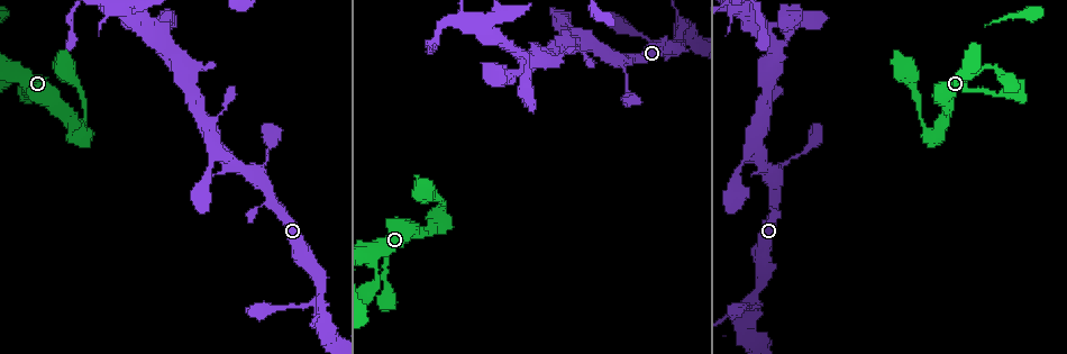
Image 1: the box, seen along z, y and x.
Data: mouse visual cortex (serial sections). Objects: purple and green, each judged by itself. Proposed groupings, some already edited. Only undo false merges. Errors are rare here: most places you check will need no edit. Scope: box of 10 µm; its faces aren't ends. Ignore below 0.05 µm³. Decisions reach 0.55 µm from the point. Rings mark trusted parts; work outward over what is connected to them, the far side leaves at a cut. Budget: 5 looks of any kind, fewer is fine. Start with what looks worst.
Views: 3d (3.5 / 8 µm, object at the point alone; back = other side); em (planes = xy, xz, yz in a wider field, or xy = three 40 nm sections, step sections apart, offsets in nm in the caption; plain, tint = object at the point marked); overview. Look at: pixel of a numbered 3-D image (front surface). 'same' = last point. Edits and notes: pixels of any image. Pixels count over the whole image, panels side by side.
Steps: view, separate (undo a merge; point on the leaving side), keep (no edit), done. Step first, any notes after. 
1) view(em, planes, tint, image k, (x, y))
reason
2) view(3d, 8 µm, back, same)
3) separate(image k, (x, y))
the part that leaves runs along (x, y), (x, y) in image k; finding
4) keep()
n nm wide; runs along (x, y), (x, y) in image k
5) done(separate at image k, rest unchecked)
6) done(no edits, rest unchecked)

view(3d, 3.5 µm, image 1, (920, 113))
sharp bend

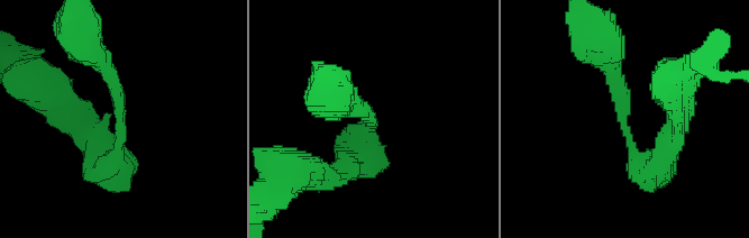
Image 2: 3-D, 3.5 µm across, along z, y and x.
view(em, xy, step 1, tint, image 2, (118, 118))
arms of 200, 350 nm; shape alone is not enough

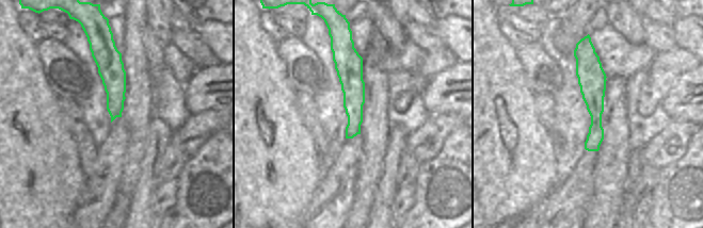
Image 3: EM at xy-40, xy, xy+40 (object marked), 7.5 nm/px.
keep()
runs along (586, 46), (595, 107), (595, 148) in image 3; continuous, no second cell

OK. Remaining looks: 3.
view(3d, 8 µm, image 1, (188, 88))
branch point

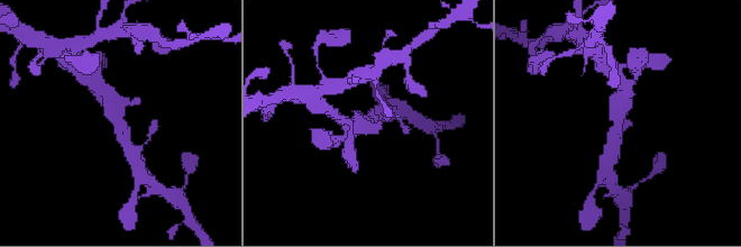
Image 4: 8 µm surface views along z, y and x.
view(3d, 3.5 µm, same)

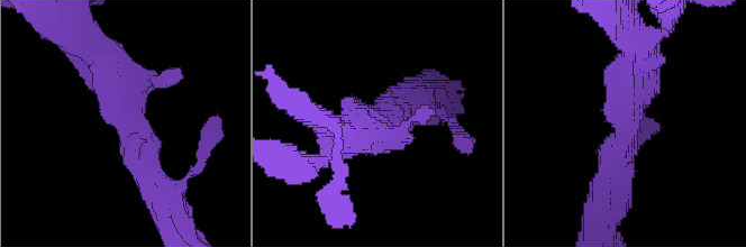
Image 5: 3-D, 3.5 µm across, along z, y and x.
keep()
runs along (158, 185), (100, 54) in image 5; all the same cell

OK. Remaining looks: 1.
done(no edits, rest unchecked)

